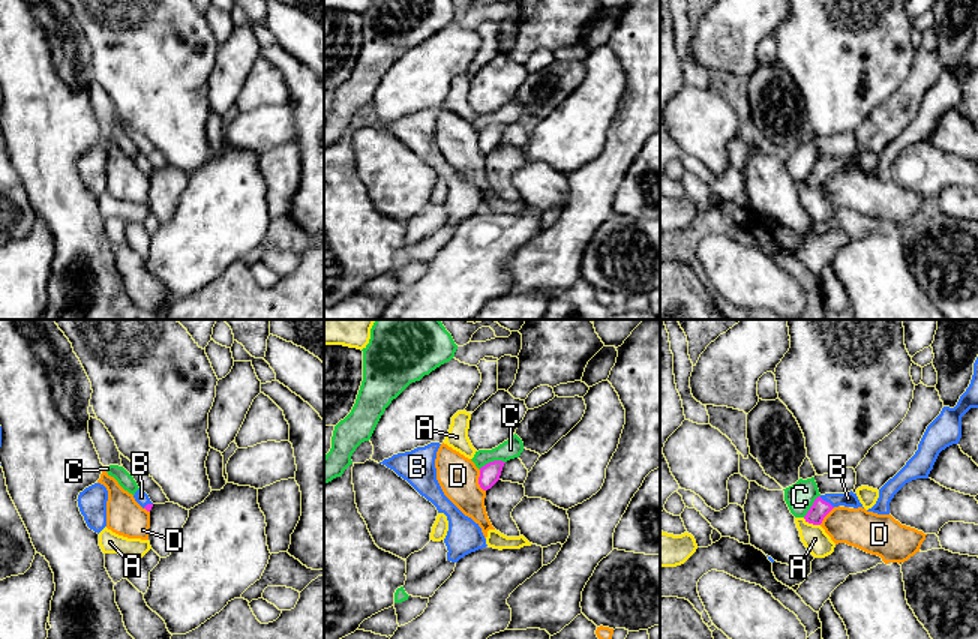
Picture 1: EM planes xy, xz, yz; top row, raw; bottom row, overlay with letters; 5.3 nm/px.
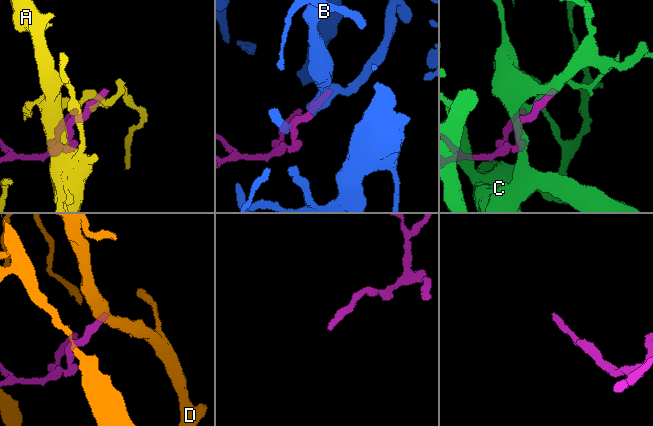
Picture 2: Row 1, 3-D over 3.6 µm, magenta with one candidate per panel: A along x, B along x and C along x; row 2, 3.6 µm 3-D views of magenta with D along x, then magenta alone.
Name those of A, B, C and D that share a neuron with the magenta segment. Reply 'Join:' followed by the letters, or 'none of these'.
Join: B

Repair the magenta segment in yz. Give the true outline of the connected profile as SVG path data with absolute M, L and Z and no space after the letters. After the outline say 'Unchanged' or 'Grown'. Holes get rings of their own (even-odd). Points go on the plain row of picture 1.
M852 154L844 158L825 158L814 164L813 170L810 171L804 183L808 188L820 189L824 182L834 171L838 171L838 170L854 171L854 172L862 171L856 158L854 158Z. Grown

